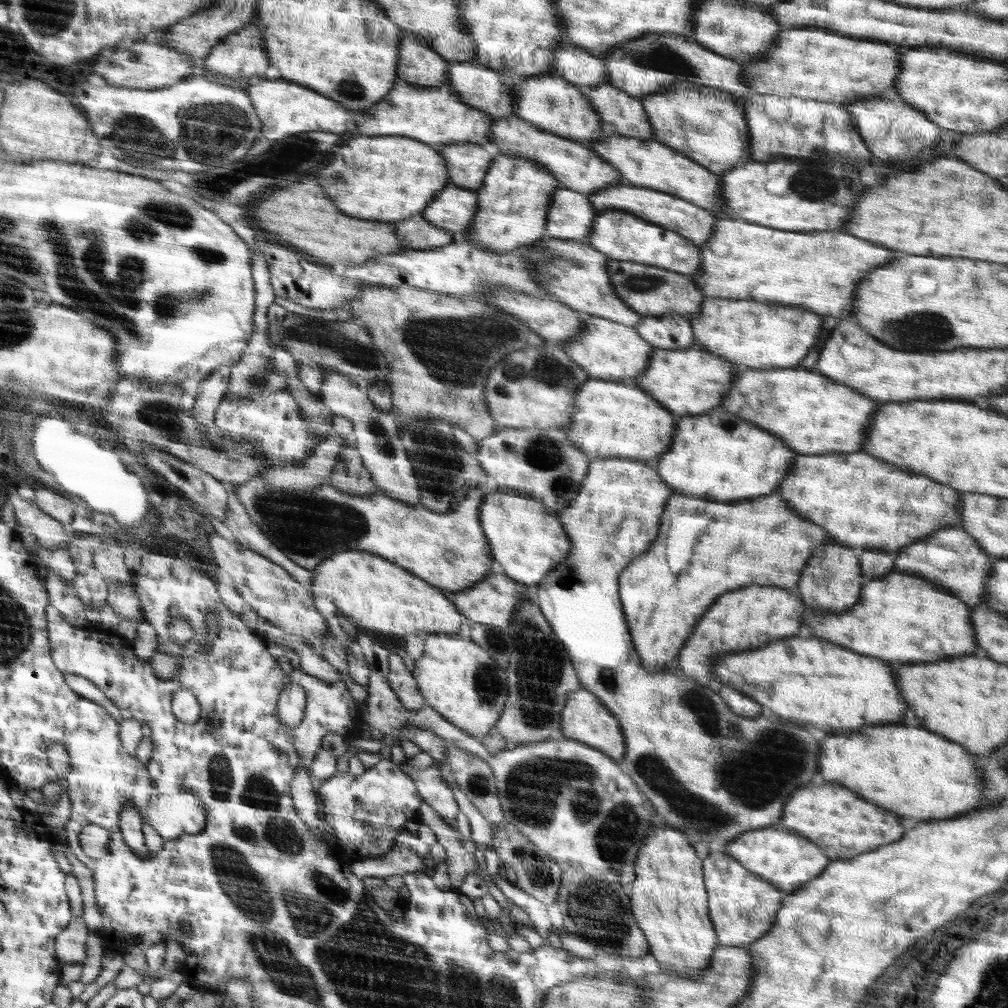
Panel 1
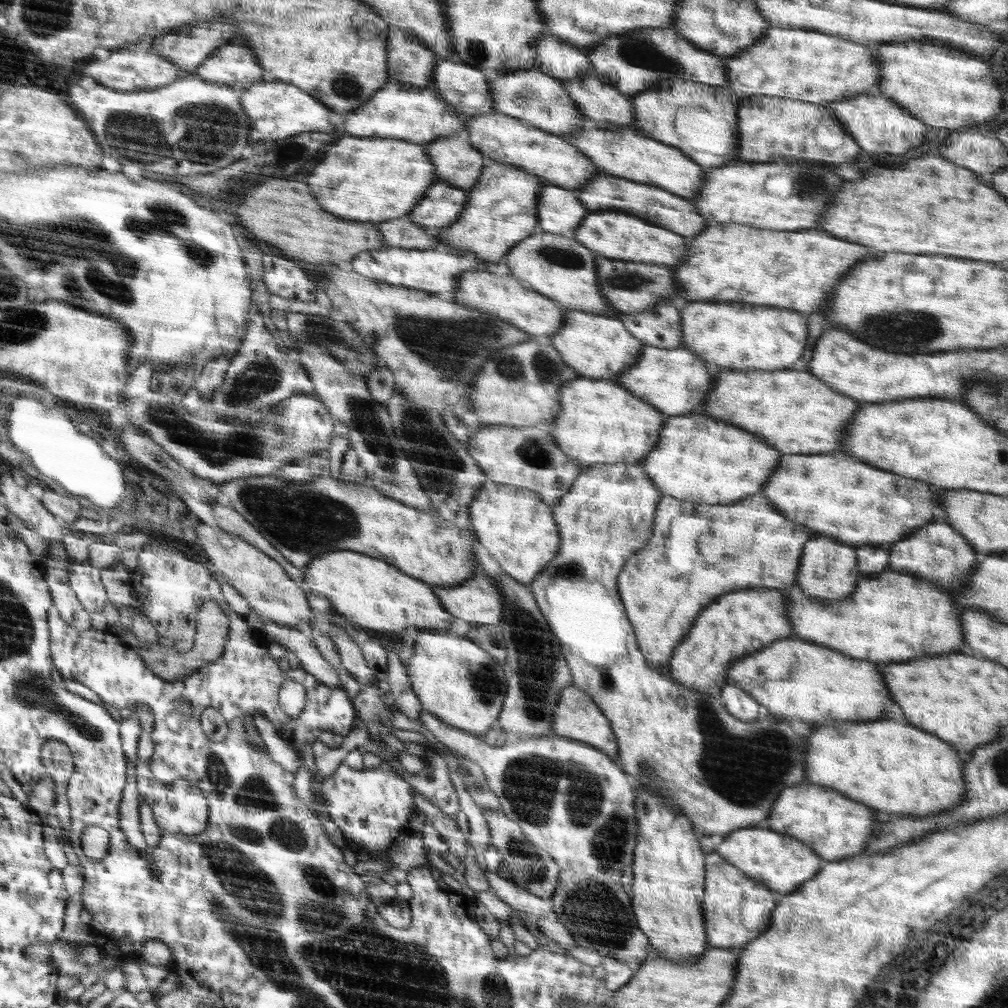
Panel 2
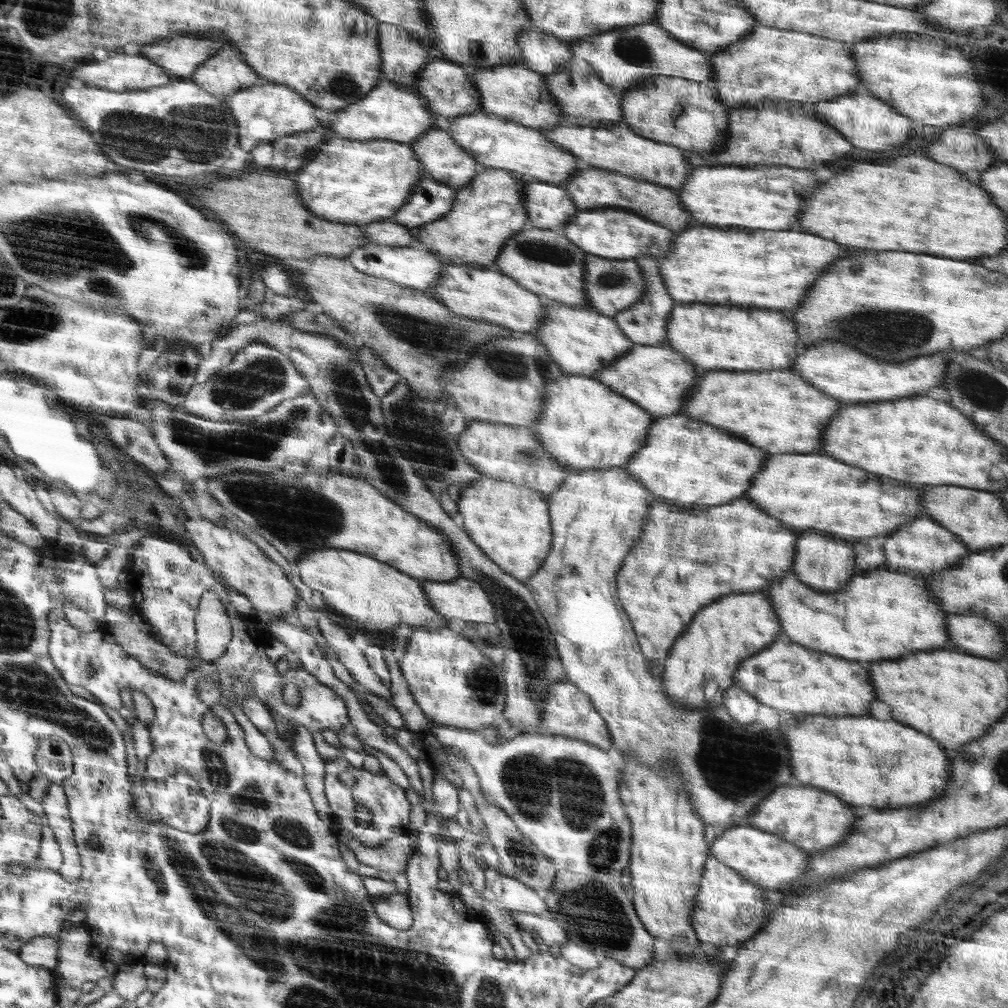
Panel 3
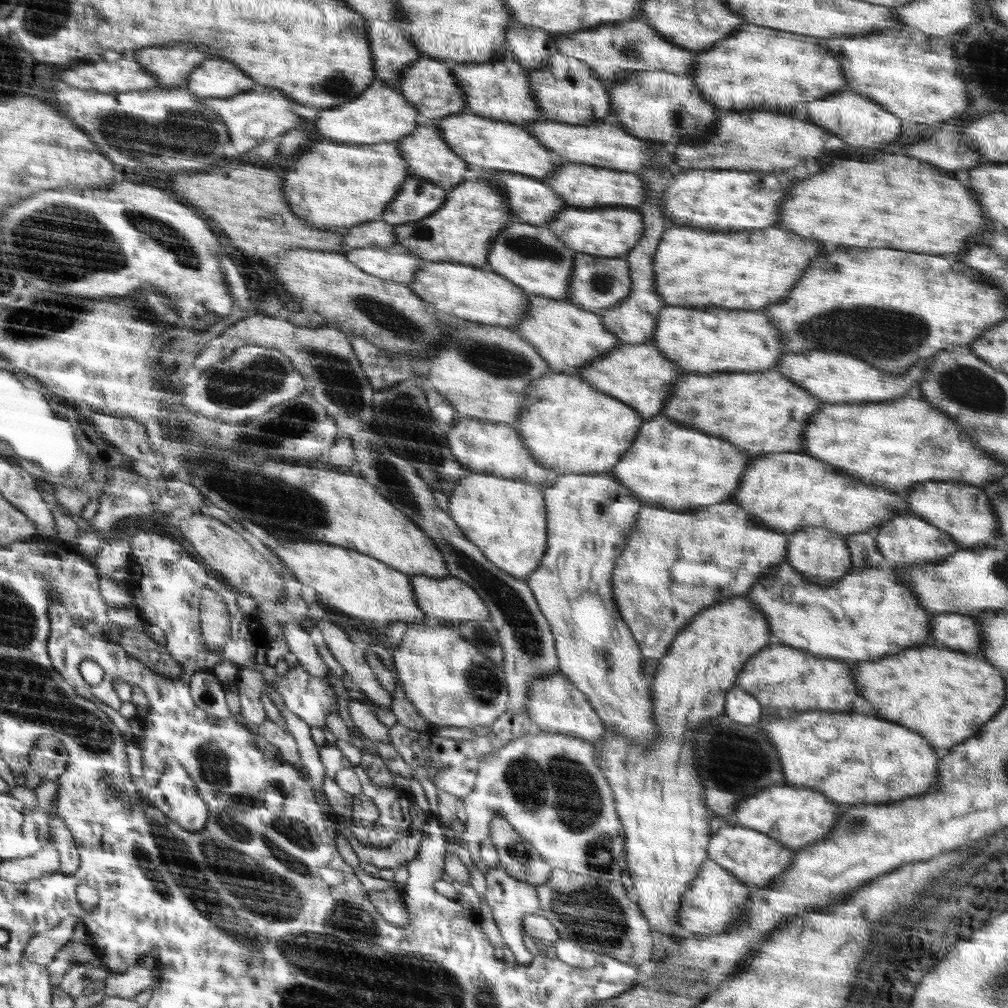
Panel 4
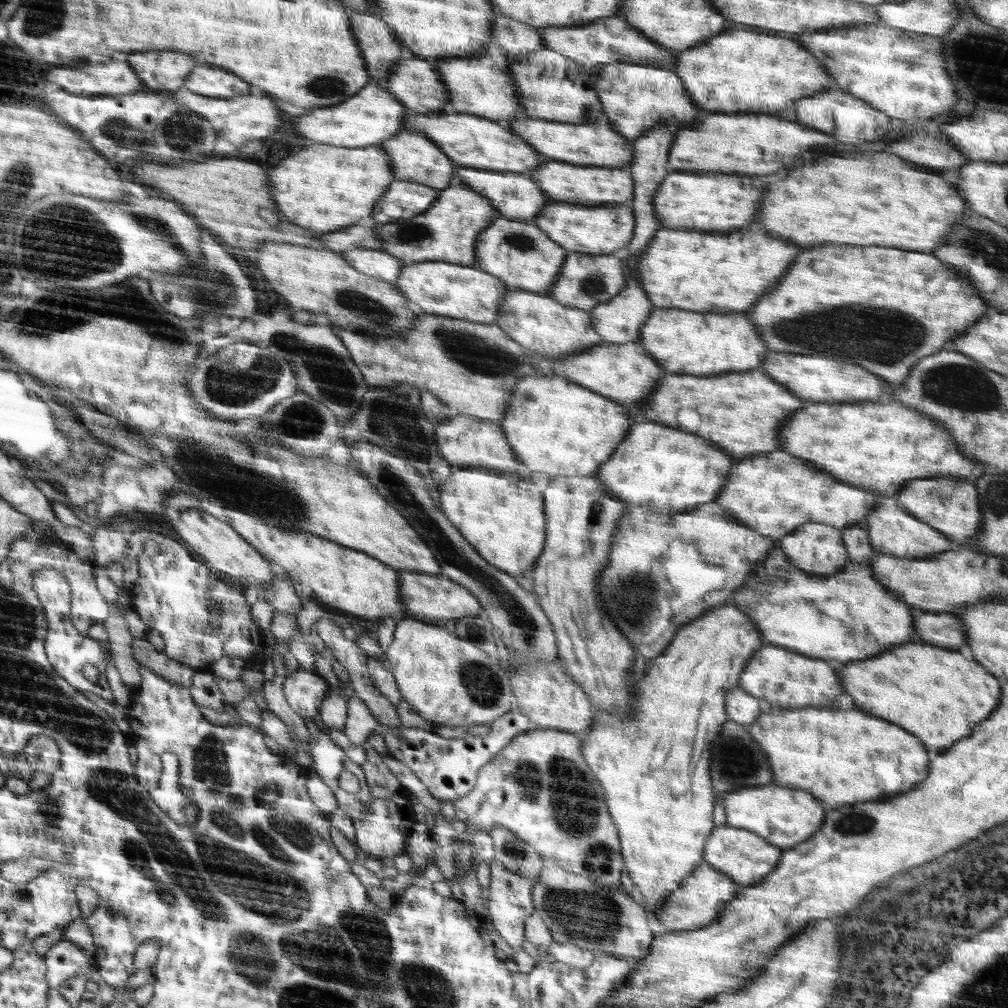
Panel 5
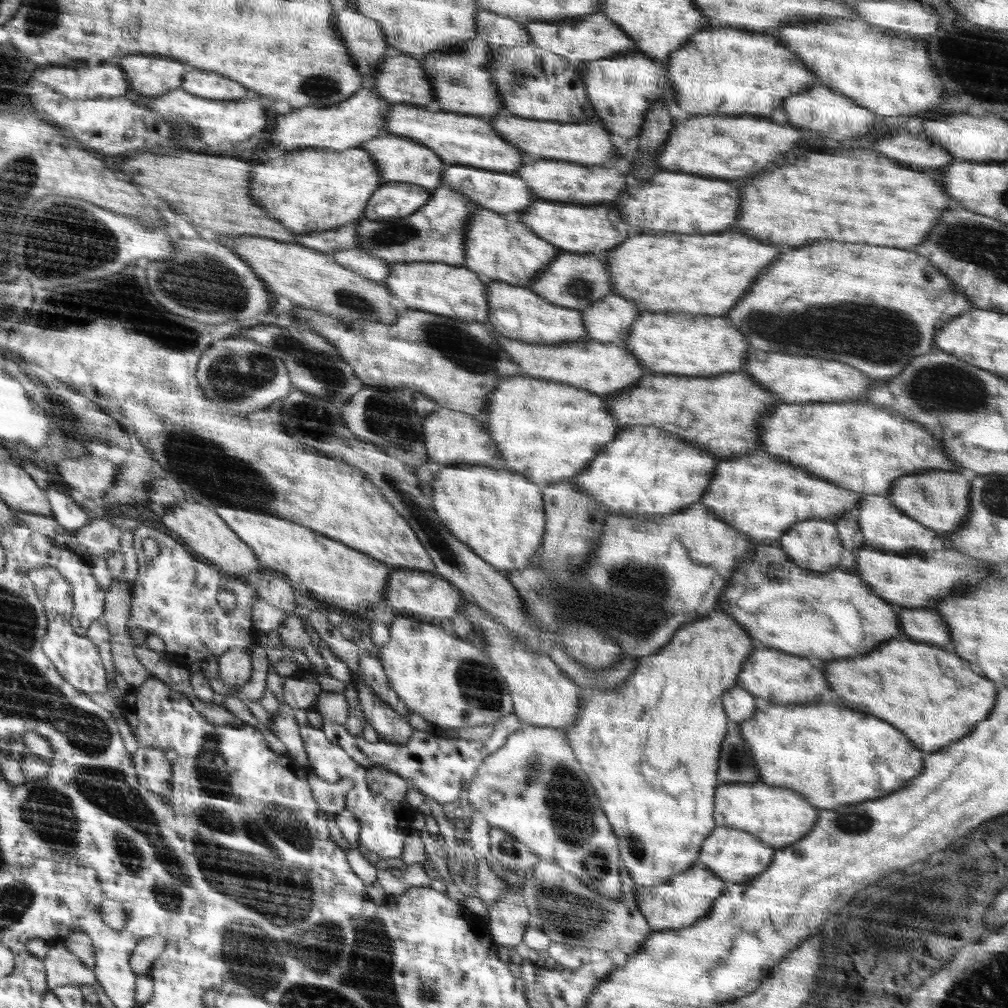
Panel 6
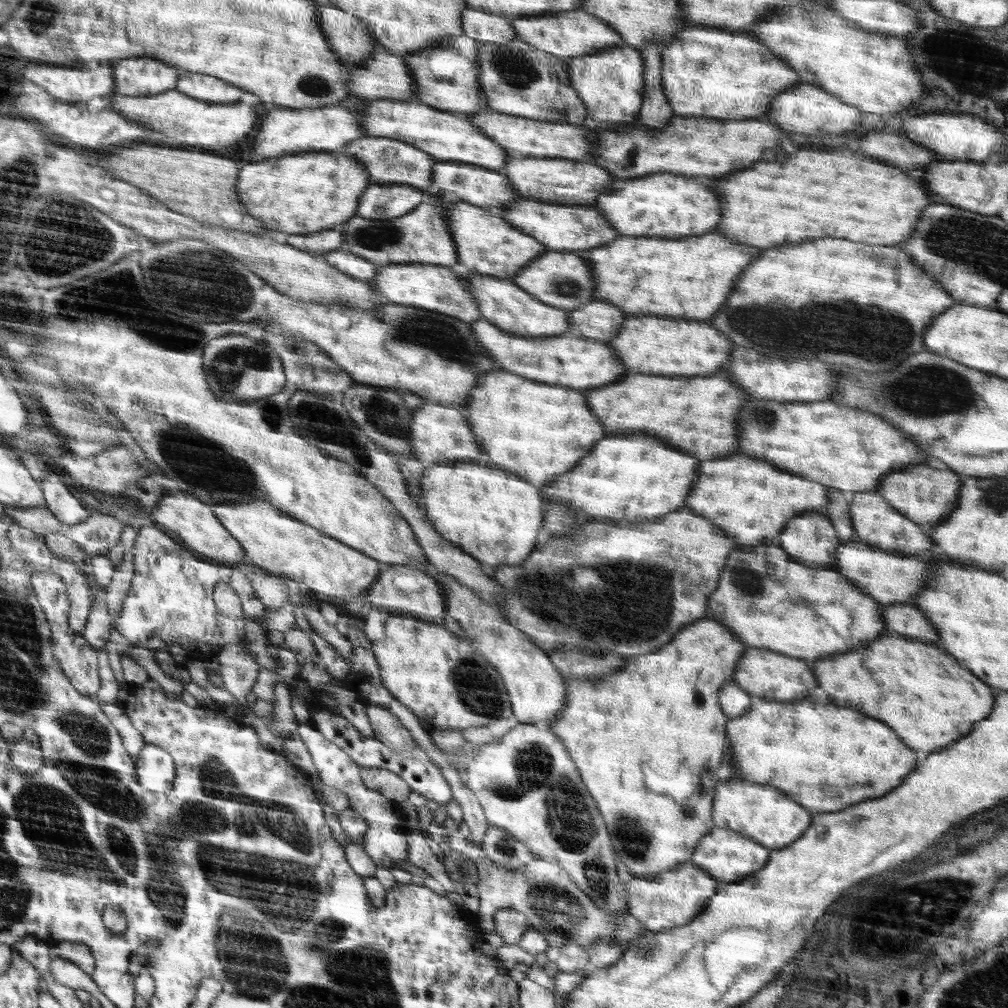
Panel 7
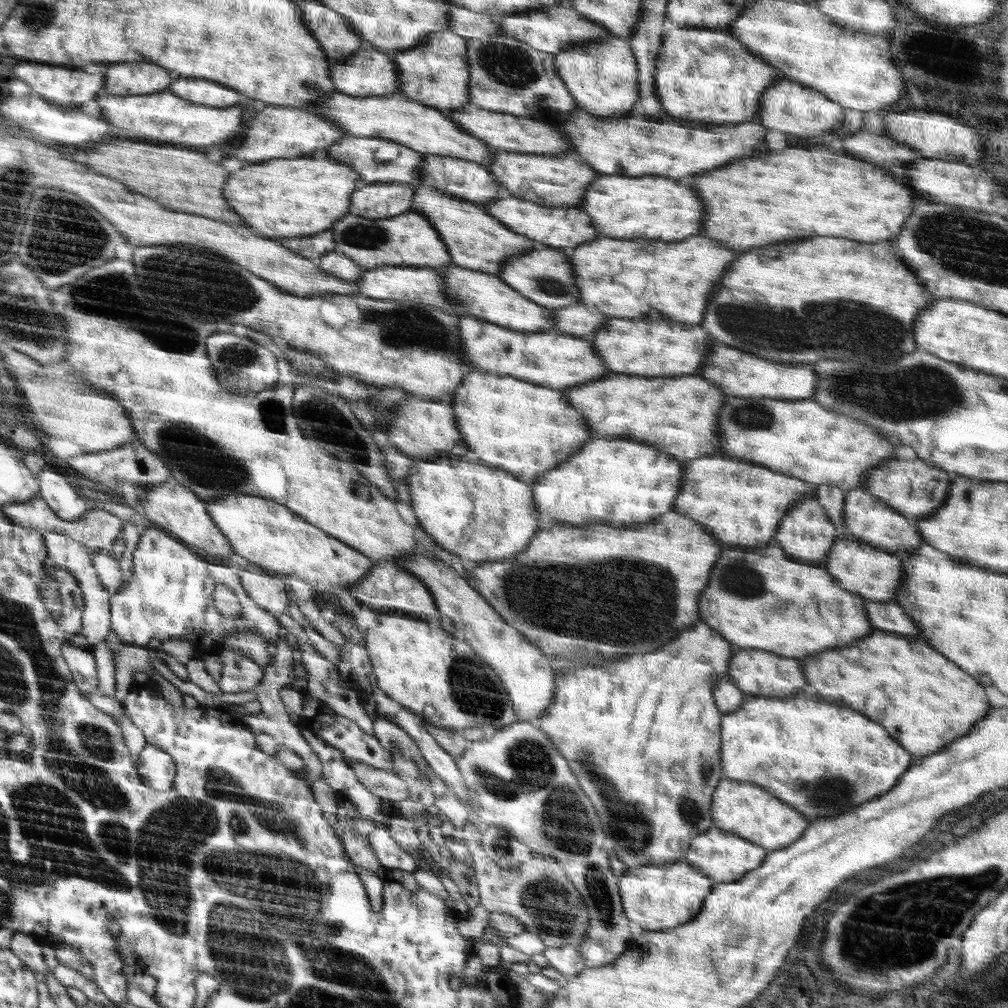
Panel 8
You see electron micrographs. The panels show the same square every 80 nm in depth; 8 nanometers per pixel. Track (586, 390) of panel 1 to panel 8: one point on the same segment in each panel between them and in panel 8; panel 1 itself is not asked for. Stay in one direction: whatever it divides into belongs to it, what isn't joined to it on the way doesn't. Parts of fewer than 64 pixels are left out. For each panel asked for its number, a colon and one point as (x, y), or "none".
2: (599, 422)
3: (585, 425)
4: (569, 426)
5: (556, 427)
6: (546, 431)
7: (538, 431)
8: (526, 429)

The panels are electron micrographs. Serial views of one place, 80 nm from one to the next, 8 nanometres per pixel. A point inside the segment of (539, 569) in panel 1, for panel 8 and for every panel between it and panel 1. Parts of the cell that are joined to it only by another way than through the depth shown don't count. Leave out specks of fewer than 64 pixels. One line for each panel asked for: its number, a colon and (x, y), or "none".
2: (519, 531)
3: (511, 523)
4: (507, 519)
5: (503, 515)
6: (500, 515)
7: (494, 515)
8: (479, 513)

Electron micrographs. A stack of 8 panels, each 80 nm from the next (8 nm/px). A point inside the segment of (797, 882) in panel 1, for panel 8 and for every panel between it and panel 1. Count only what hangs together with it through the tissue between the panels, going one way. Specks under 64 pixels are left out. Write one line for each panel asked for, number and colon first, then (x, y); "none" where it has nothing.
2: (780, 862)
3: (764, 859)
4: (757, 860)
5: (745, 856)
6: (737, 856)
7: (729, 856)
8: (724, 857)

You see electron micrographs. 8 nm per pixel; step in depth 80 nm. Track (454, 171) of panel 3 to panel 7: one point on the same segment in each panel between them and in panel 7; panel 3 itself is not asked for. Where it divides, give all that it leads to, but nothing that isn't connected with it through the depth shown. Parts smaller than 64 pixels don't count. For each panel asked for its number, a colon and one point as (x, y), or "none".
4: (428, 156)
5: (414, 156)
6: (400, 160)
7: (387, 160)

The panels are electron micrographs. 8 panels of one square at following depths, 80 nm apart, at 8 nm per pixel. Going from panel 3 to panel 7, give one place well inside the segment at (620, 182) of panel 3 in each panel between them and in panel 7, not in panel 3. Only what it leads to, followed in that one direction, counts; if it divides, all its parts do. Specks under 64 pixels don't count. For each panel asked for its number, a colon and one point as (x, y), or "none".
4: (580, 185)
5: (590, 185)
6: (566, 182)
7: (558, 181)

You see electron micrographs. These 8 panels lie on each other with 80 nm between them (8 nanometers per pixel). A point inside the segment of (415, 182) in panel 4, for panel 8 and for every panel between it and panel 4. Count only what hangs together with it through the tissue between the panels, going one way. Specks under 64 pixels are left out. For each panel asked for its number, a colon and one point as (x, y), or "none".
5: (404, 199)
6: (393, 200)
7: (388, 201)
8: (377, 200)

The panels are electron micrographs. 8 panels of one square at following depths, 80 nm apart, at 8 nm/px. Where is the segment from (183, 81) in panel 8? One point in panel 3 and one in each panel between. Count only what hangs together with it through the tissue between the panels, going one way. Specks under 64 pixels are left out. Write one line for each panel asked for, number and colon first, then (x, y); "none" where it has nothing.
3: (225, 73)
4: (214, 78)
5: (212, 82)
6: (208, 85)
7: (208, 88)

